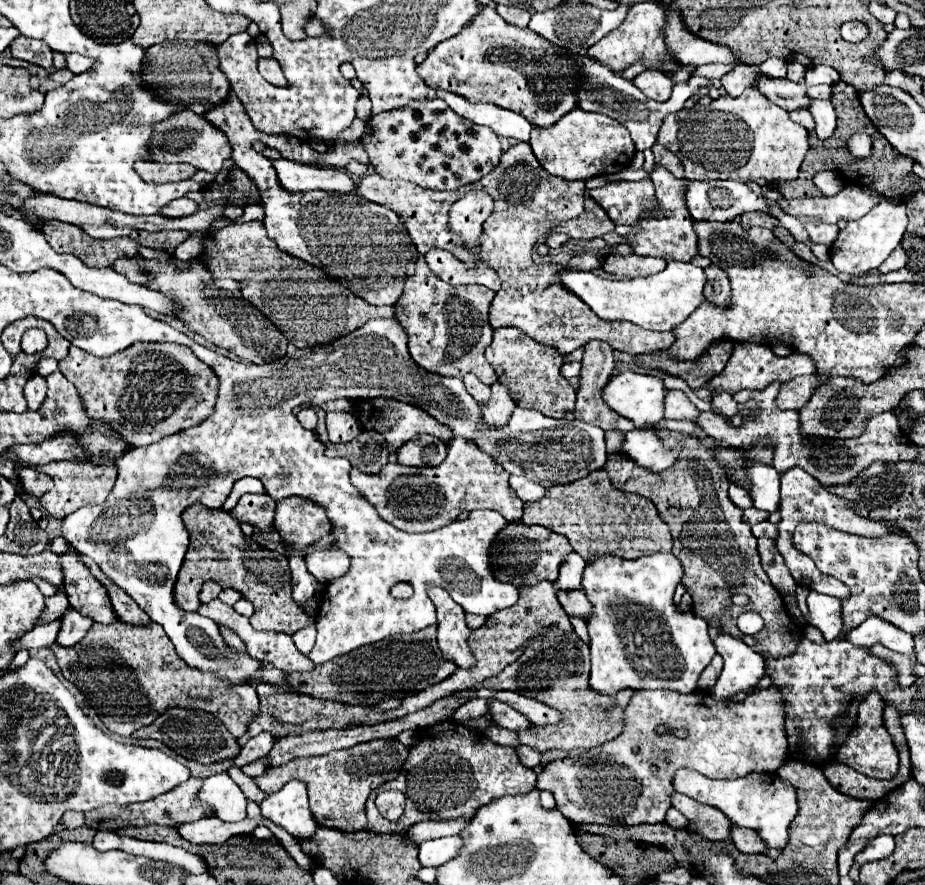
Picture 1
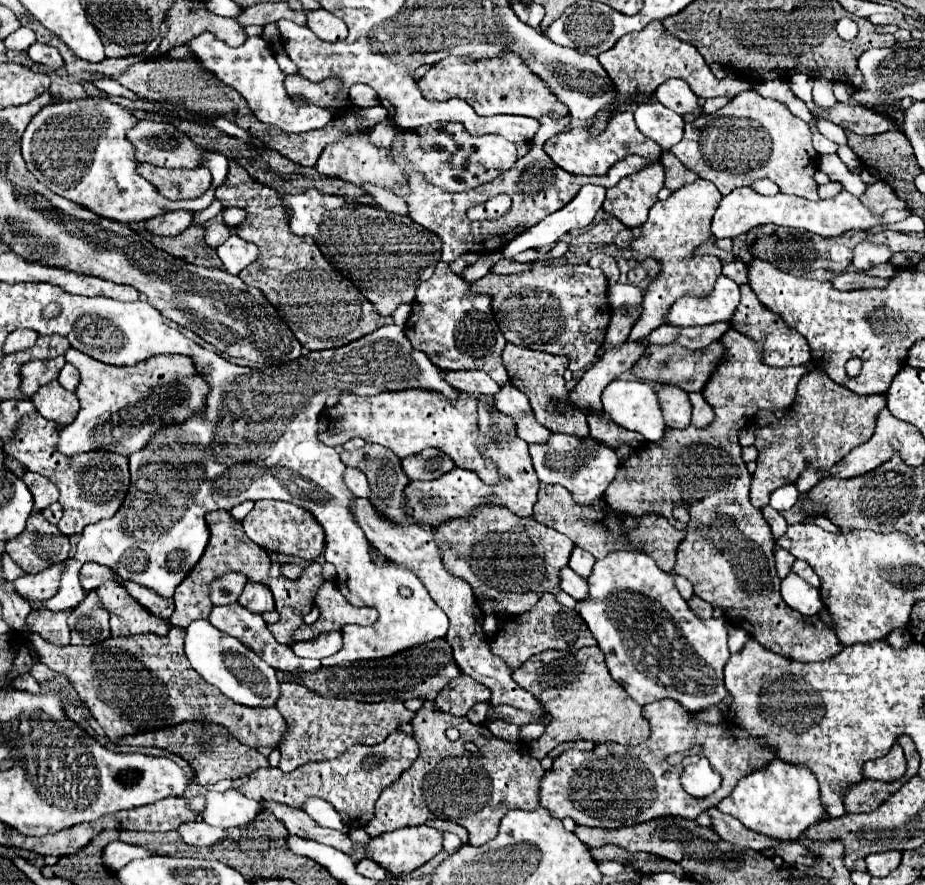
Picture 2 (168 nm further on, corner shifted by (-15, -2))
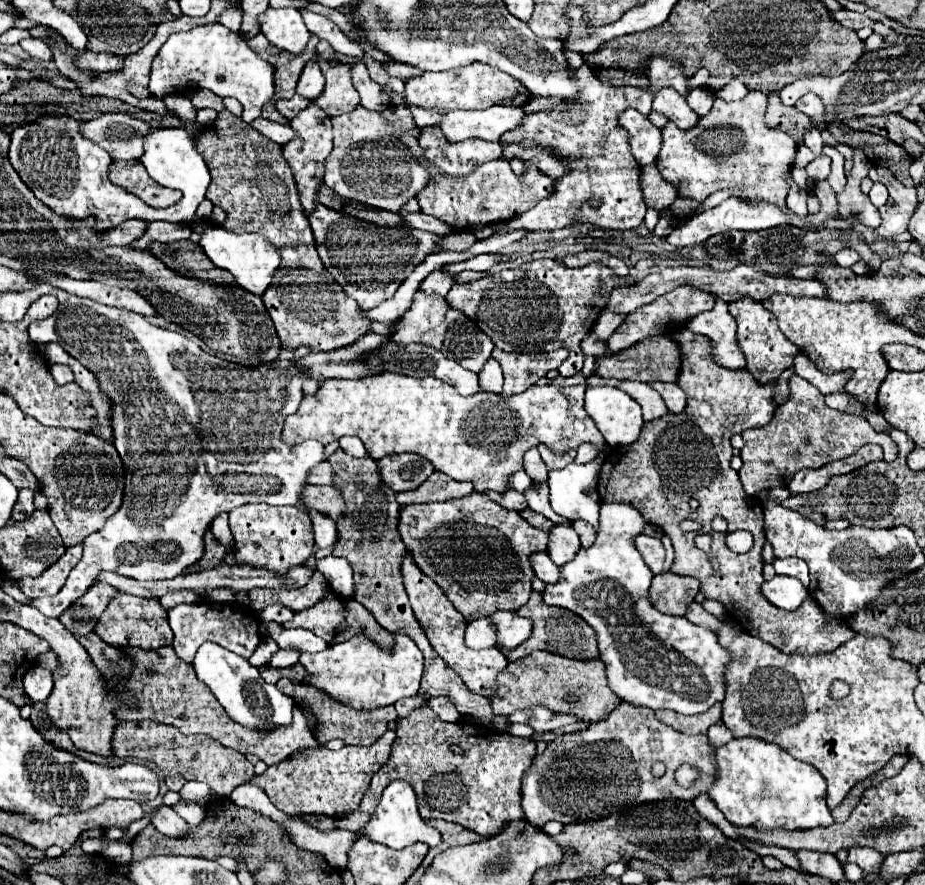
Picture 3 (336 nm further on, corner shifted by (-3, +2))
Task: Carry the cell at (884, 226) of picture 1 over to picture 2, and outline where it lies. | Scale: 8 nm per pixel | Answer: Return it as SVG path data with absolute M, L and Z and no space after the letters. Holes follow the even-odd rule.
M861 242L855 246L855 254L853 254L853 266L857 270L869 270L871 266L889 262L889 258L893 256L893 252L887 246L877 246L871 242Z

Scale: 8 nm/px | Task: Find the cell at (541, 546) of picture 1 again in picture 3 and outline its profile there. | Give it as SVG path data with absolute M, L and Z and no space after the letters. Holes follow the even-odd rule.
M479 492L435 504L407 504L399 516L399 532L407 550L411 550L415 562L419 562L419 568L439 582L447 598L467 618L467 622L491 616L495 610L513 612L523 606L533 590L531 578L535 572L531 566L531 554L547 550L549 542L549 532L531 526L519 512L499 506Z

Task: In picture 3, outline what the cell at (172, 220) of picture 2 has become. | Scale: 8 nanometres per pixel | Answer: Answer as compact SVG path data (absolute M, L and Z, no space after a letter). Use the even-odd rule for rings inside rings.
M133 218L133 220L121 222L119 226L107 230L103 236L105 236L107 242L111 242L113 246L127 246L127 244L139 240L139 238L147 232L147 226L149 226L149 222Z

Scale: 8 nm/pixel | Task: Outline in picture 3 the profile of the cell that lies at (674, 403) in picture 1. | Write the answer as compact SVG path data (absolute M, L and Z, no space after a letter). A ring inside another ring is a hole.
M623 380L623 382L617 382L617 386L621 390L625 390L631 398L635 398L641 408L643 408L643 418L649 422L649 420L657 420L661 418L663 414L667 414L667 406L661 398L661 394L651 386L651 384L645 384L645 382L629 382L629 380Z

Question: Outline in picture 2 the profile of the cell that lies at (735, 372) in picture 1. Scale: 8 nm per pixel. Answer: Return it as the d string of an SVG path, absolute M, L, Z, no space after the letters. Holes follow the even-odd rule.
M729 328L723 334L721 344L725 348L723 362L717 366L715 374L711 374L707 386L703 388L703 398L715 410L715 418L711 426L705 428L687 426L683 430L665 428L665 434L659 442L647 442L635 448L631 456L621 462L615 480L609 484L605 492L605 502L615 512L627 512L631 516L643 516L655 512L659 516L665 516L677 530L685 530L687 534L677 548L675 572L679 576L685 576L693 584L693 590L695 594L699 594L699 598L703 598L715 608L721 608L727 620L731 620L735 626L743 626L743 630L747 630L751 638L761 642L765 648L769 648L775 654L793 658L797 662L827 660L839 654L845 646L839 642L833 628L827 626L819 616L807 618L783 602L779 592L781 580L777 576L775 556L773 556L775 540L761 510L751 506L749 502L751 474L747 472L745 462L741 460L741 446L739 446L739 430L751 426L759 410L775 412L791 406L797 394L797 384L801 376L807 372L807 368L805 366L771 368L763 364L757 344L747 336L739 334L735 328ZM675 506L683 506L691 514L687 526L683 526L673 518Z

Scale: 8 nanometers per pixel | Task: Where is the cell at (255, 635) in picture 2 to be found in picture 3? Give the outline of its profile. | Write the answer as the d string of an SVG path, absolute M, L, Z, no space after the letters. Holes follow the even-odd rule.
M281 650L281 652L273 654L273 658L269 660L269 666L271 668L289 668L289 666L297 664L297 658L299 658L299 654L295 654L295 650Z

